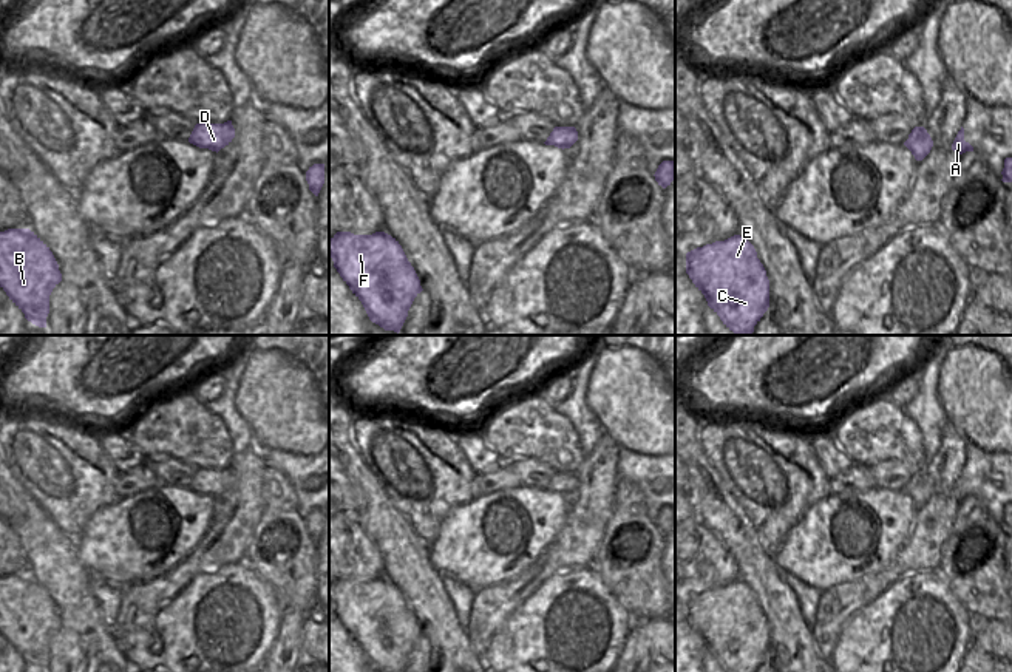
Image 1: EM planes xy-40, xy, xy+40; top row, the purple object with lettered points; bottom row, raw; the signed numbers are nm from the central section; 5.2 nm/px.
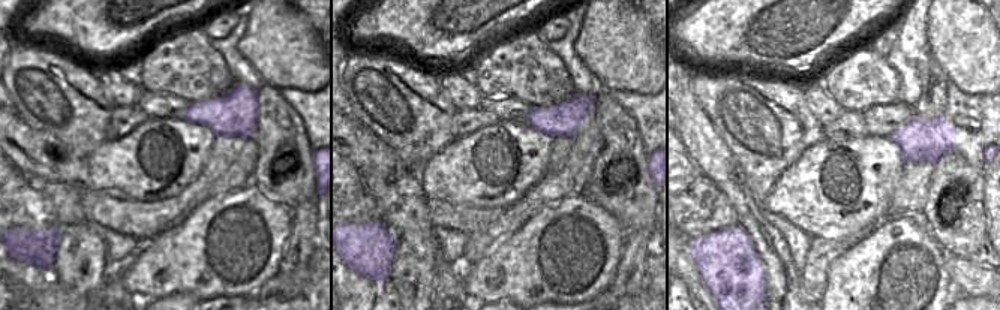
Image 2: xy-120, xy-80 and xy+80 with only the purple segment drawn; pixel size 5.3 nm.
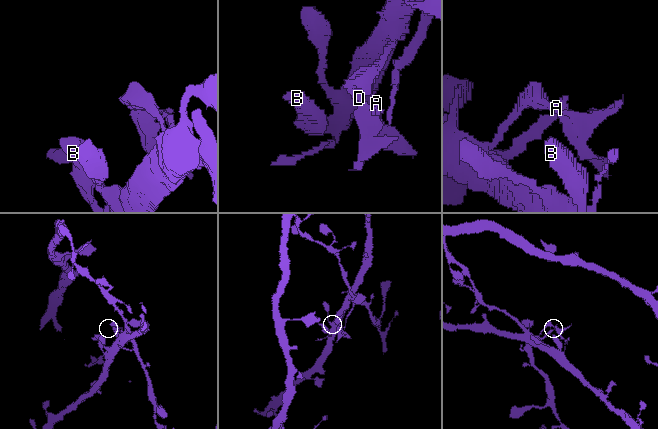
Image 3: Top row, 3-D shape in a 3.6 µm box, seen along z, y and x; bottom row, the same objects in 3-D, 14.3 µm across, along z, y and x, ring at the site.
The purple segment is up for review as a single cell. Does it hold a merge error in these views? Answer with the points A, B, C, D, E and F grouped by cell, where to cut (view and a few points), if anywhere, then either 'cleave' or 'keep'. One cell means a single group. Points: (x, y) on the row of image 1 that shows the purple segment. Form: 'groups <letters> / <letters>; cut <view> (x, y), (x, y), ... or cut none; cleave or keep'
groups A / B C D E F; cut xy+40 (907, 139), (906, 145); cleave

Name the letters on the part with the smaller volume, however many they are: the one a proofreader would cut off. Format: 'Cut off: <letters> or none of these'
Cut off: A

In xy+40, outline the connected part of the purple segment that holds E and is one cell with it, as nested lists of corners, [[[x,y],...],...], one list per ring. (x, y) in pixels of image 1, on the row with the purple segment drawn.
[[[740,235],[688,252],[686,273],[735,335],[751,335],[769,307],[766,270]]]

